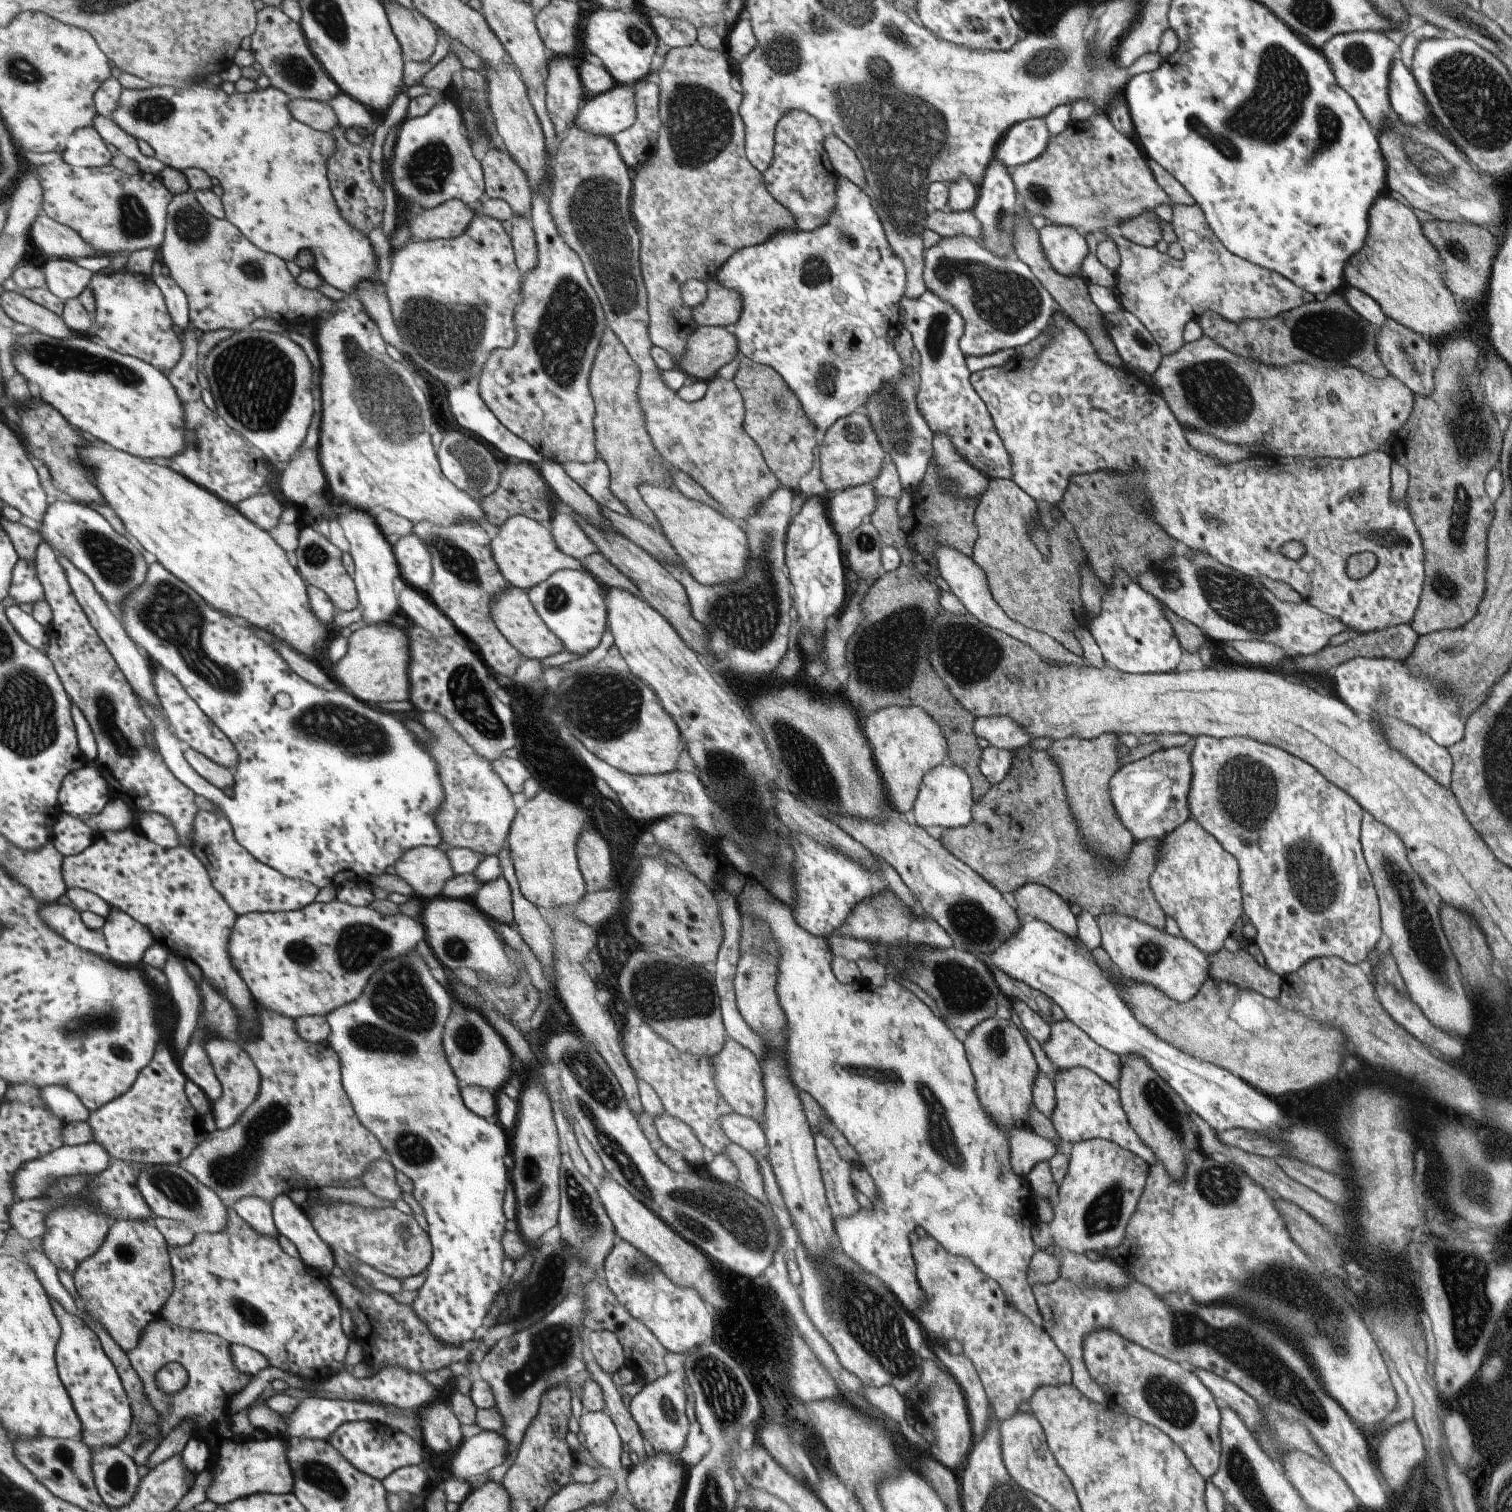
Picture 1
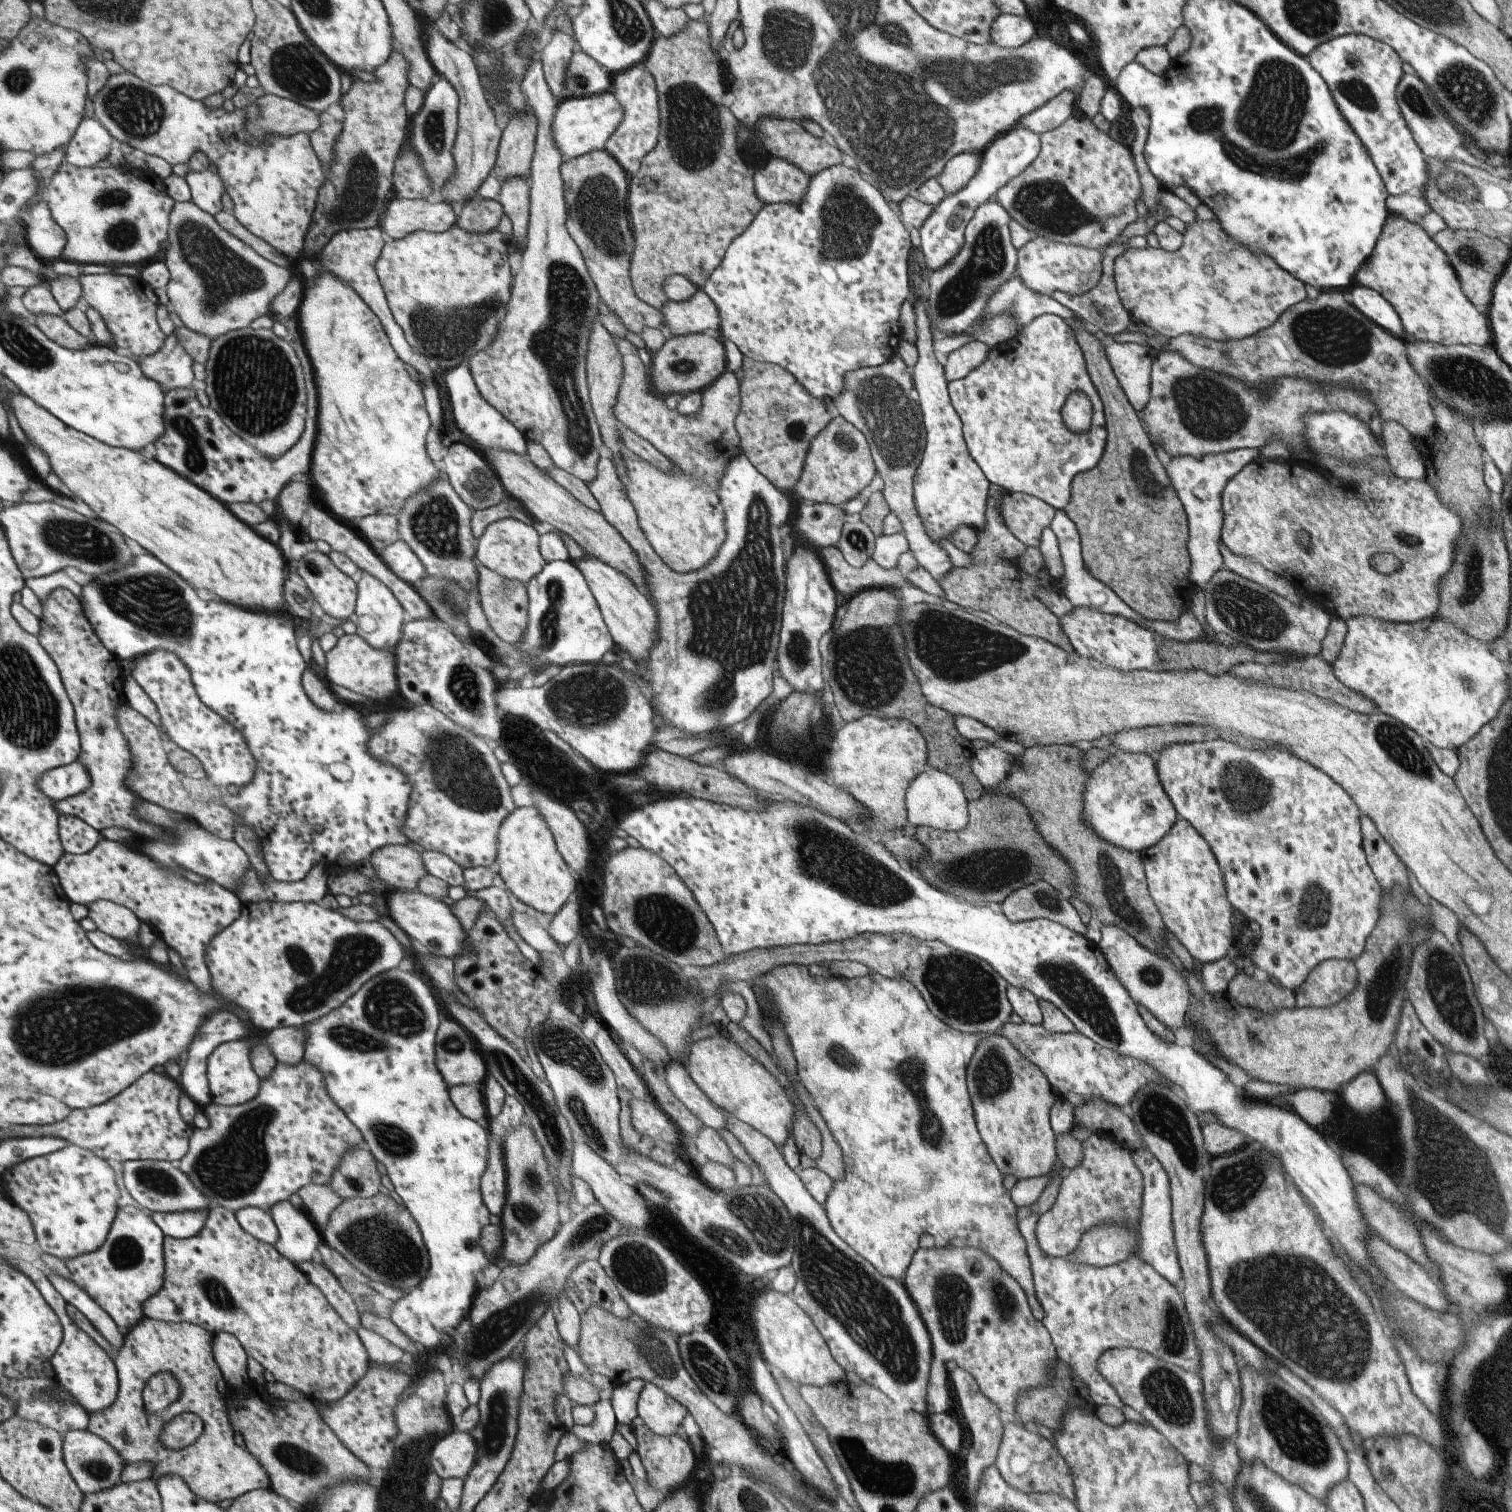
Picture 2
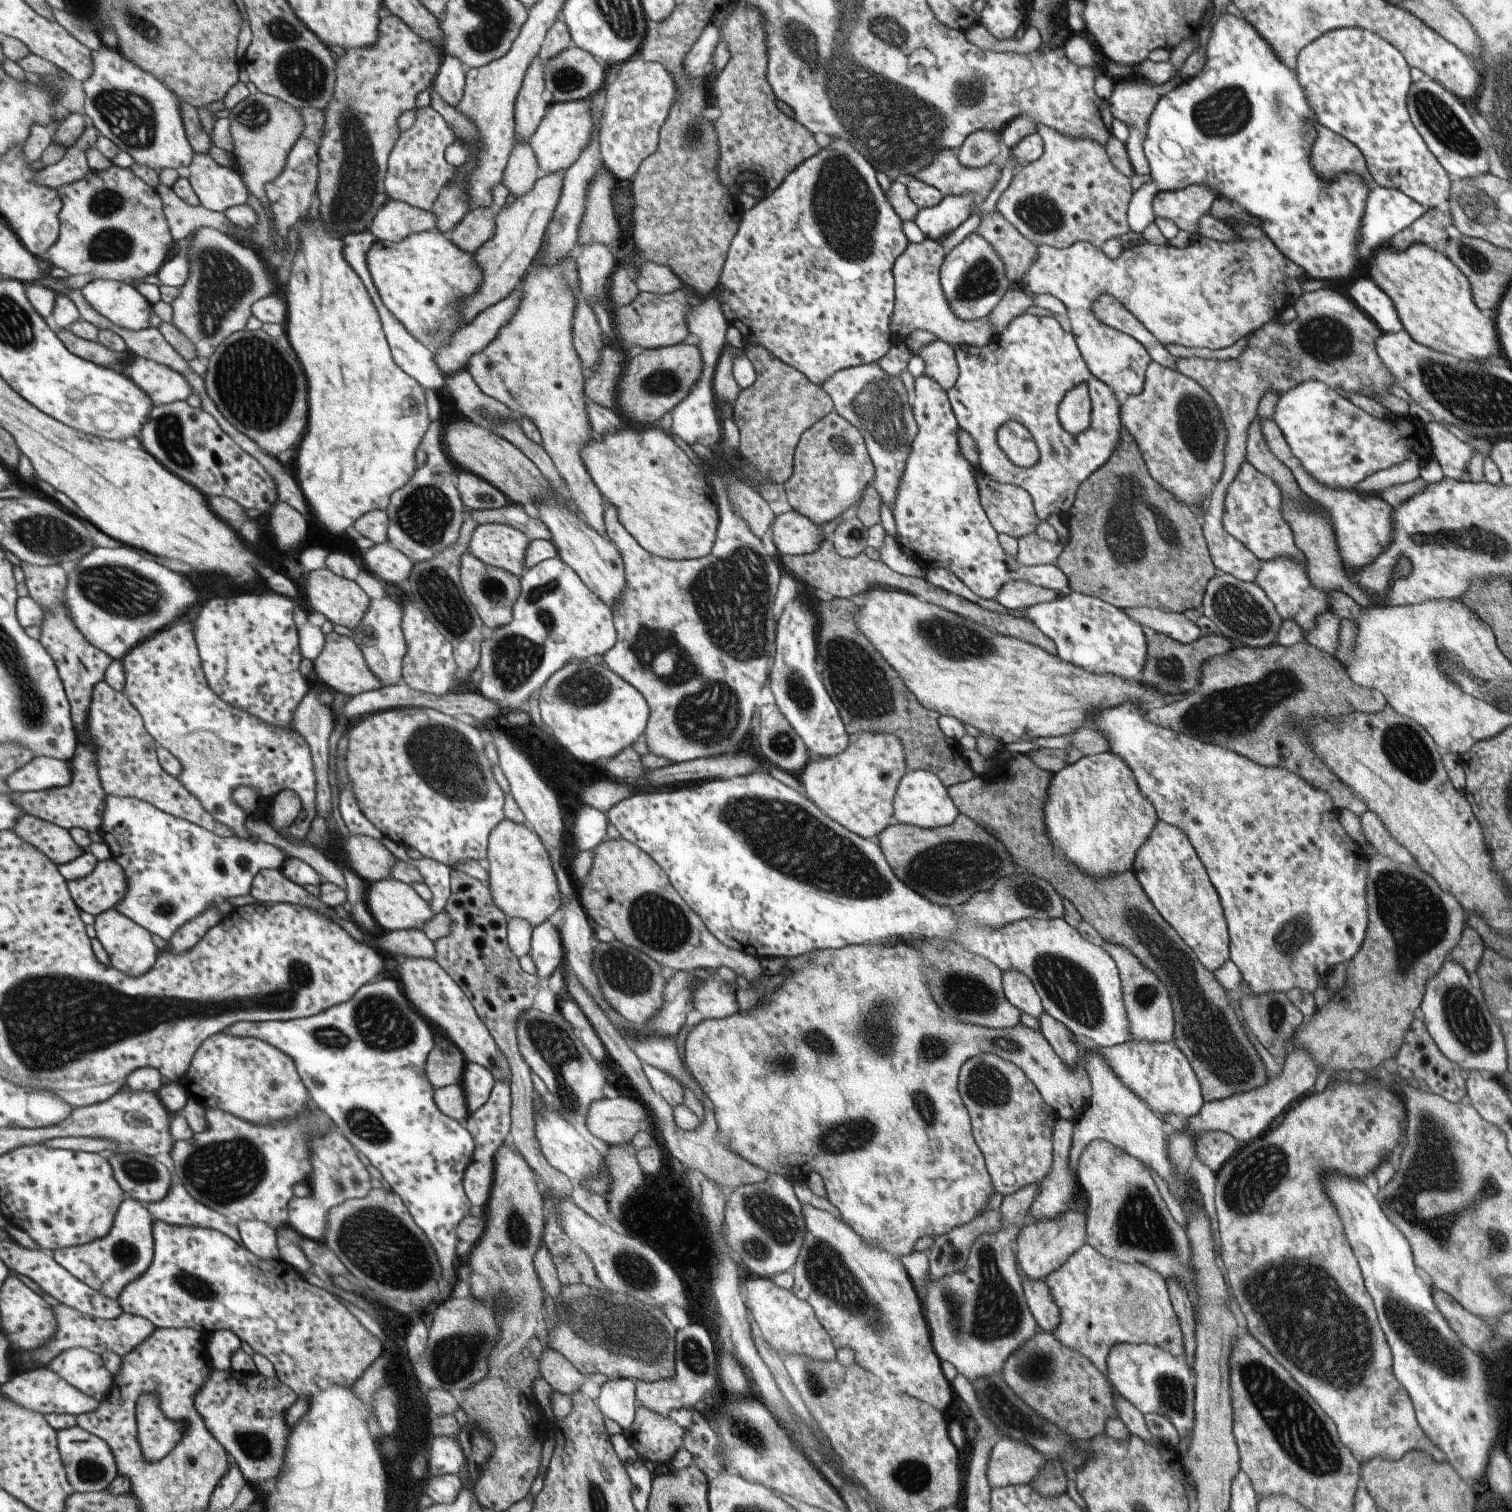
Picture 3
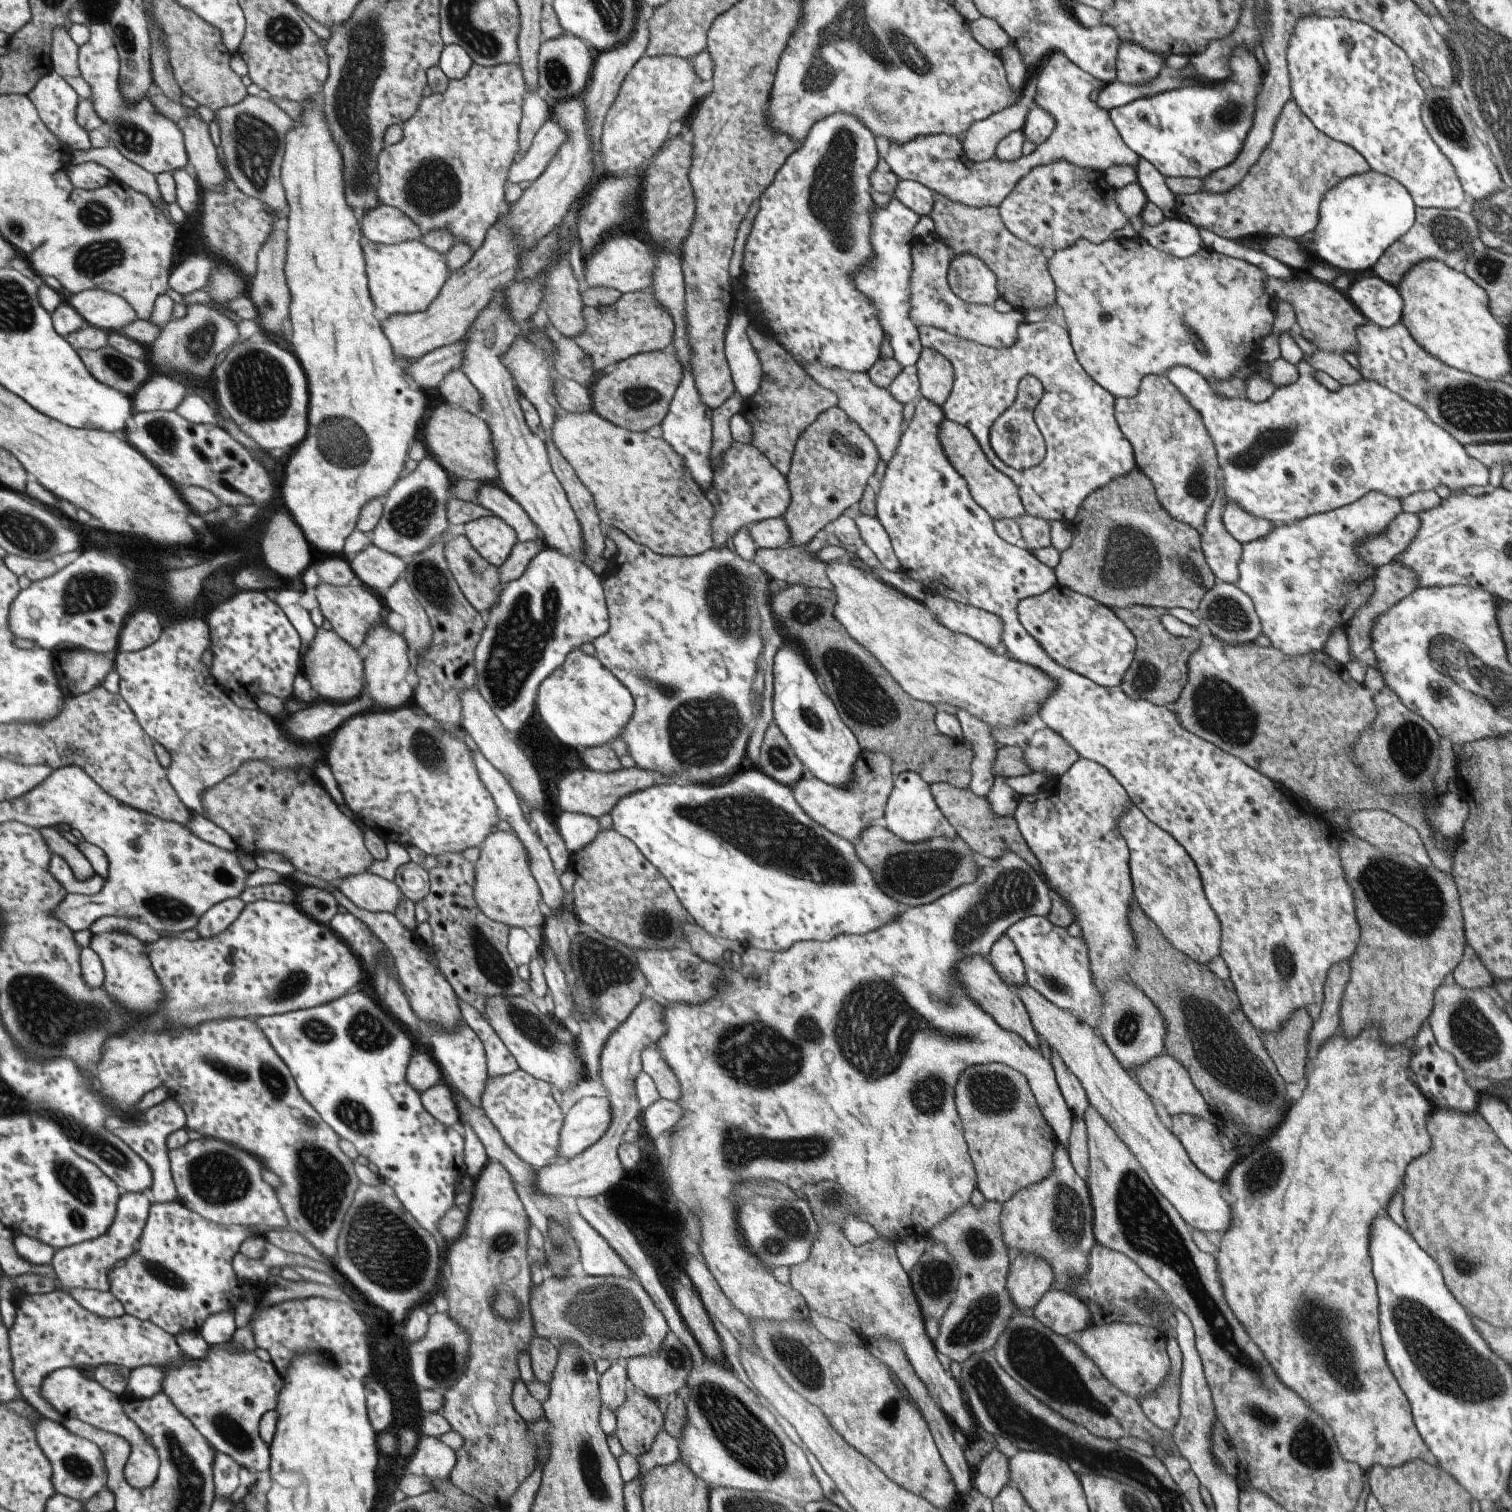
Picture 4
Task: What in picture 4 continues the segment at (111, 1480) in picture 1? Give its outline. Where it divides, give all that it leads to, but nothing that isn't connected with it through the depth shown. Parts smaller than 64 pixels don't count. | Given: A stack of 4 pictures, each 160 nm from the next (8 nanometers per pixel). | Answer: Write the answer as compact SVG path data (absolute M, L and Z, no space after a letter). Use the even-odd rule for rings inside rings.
M40 1416L36 1426L36 1435L41 1448L49 1457L54 1468L54 1484L57 1493L86 1503L108 1486L108 1466L102 1448L88 1438L71 1432L64 1423Z

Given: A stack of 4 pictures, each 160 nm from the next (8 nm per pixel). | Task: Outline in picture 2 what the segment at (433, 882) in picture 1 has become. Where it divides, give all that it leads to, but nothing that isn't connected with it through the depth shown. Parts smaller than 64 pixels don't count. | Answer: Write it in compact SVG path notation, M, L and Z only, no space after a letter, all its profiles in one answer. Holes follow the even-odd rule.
M391 845L379 849L371 864L377 877L397 890L415 891L429 875L420 849L415 845Z

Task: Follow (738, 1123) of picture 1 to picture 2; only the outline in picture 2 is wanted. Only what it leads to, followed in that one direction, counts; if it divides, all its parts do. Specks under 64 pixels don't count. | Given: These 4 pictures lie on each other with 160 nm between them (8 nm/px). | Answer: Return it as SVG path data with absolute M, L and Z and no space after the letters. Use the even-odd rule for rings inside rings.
M669 1064L665 1075L666 1085L673 1097L677 1097L705 1127L727 1129L726 1111L711 1102L693 1082L681 1064Z

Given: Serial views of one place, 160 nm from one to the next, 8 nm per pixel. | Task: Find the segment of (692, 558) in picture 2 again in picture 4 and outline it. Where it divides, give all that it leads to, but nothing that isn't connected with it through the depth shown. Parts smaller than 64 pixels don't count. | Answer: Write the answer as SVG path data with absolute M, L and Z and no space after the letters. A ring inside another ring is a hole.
M595 412L557 413L551 438L564 459L573 467L581 484L591 493L603 528L618 528L635 544L668 557L690 557L712 548L714 508L707 501L705 490L692 479L682 458L666 440L654 438L646 431L628 431Z

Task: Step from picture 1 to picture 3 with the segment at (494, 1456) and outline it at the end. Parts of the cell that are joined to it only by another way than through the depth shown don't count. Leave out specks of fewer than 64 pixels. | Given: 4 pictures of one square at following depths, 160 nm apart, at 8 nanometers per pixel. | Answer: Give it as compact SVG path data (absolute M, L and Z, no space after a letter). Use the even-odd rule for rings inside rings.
M433 1436L429 1444L430 1474L433 1477L457 1473L462 1475L466 1470L467 1458L464 1446L458 1437Z

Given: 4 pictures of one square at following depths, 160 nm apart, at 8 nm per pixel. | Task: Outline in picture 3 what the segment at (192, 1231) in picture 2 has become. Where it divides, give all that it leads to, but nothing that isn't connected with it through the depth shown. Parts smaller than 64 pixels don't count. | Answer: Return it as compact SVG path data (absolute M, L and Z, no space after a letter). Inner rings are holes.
M174 1184L165 1199L148 1204L147 1207L155 1222L163 1221L176 1227L211 1227L228 1233L243 1245L238 1224L232 1223L209 1205L197 1202L183 1184Z

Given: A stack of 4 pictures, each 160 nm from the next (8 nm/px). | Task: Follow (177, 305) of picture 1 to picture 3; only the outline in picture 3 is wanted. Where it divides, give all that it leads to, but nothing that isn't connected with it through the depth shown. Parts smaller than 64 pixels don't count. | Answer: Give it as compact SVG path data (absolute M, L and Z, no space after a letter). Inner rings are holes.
M131 356L123 372L129 372L129 376L152 396L155 406L188 400L193 394L194 388L184 374L145 357Z

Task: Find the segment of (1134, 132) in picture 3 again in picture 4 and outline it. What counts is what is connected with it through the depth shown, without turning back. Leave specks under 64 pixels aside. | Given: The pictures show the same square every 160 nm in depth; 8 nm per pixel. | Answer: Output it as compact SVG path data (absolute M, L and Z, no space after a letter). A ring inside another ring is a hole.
M1121 42L1115 59L1114 80L1130 87L1149 84L1157 78L1161 61L1158 54L1133 43ZM1138 157L1134 170L1136 172L1136 183L1145 193L1146 199L1161 210L1165 219L1177 219L1172 212L1174 195L1163 183L1165 182L1164 177L1143 157Z

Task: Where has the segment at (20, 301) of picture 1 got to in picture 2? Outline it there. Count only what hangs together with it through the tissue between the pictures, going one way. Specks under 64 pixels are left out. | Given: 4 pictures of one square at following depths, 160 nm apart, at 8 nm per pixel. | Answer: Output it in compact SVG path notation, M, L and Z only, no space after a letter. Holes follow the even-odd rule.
M40 314L35 324L51 339L68 349L84 349L91 345L88 338L77 332L63 316Z

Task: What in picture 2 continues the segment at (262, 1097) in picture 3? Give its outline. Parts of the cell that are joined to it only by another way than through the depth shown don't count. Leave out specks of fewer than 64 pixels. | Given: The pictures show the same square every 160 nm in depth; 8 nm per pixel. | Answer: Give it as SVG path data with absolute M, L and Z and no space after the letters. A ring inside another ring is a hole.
M301 1025L270 1031L267 1032L267 1036L259 1039L273 1049L279 1063L296 1065L304 1059L308 1038L308 1028ZM237 1039L220 1044L208 1058L208 1077L213 1103L232 1107L253 1100L260 1091L262 1080L252 1063L250 1048L254 1040Z

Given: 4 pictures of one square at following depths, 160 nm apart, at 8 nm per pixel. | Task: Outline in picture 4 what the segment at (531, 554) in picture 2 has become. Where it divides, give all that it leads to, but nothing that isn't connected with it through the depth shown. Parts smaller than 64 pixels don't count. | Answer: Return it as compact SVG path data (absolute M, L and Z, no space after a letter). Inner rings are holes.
M500 516L481 517L465 525L464 534L469 537L471 544L485 557L491 564L498 567L506 563L508 556L512 552L515 544L515 531Z

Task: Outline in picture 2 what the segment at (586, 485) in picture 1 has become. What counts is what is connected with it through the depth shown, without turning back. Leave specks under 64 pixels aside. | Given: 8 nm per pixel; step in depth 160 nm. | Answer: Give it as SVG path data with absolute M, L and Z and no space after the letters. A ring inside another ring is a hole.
M743 454L733 457L729 464L726 466L724 475L719 479L718 488L715 490L721 506L724 510L724 525L726 530L725 540L718 548L717 554L710 559L710 561L699 570L691 571L690 573L678 573L672 568L669 568L661 559L657 556L657 553L651 548L645 533L637 522L636 512L633 505L629 502L626 492L624 491L623 481L618 479L616 472L614 471L614 464L607 458L599 457L596 462L596 473L592 481L586 482L589 492L593 495L593 498L598 502L600 513L603 518L611 526L615 527L615 530L625 539L625 542L636 552L637 558L640 560L641 566L644 568L646 574L645 593L653 608L656 610L656 617L658 622L658 641L655 647L649 653L647 661L633 661L624 659L626 667L630 668L634 674L638 674L638 667L643 670L648 670L647 677L641 677L651 687L655 700L659 702L659 713L655 710L655 715L663 718L663 722L669 726L673 726L687 734L700 734L704 736L715 732L723 731L737 722L745 721L747 716L755 710L755 707L765 699L771 690L773 690L773 662L776 660L776 650L778 648L778 632L782 623L781 613L782 604L785 596L785 577L784 577L784 563L783 552L781 551L781 536L783 532L779 531L779 527L783 524L790 523L791 506L787 496L783 494L778 488L775 488L764 476L761 476L757 472L756 468L751 466L751 463L747 460L747 457Z

